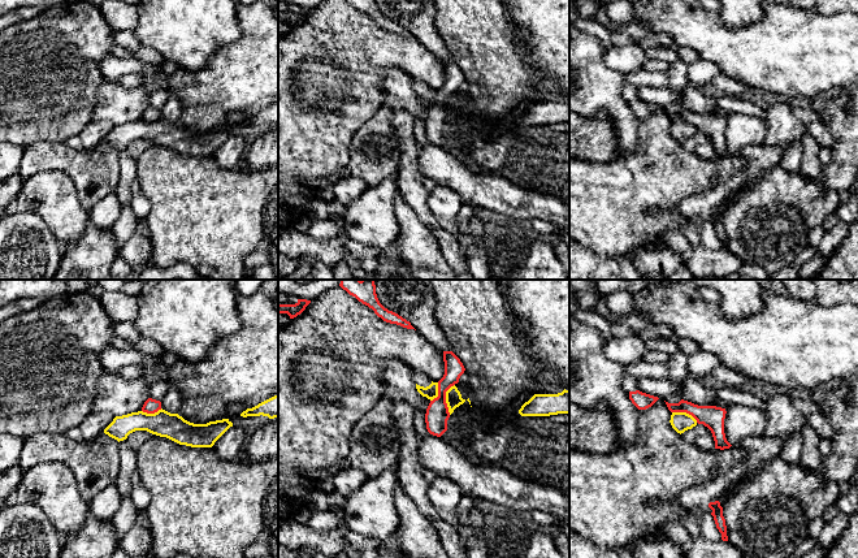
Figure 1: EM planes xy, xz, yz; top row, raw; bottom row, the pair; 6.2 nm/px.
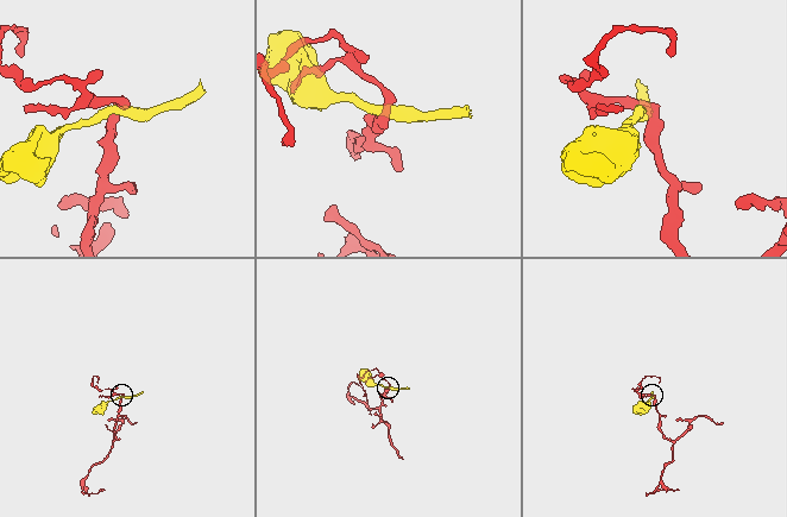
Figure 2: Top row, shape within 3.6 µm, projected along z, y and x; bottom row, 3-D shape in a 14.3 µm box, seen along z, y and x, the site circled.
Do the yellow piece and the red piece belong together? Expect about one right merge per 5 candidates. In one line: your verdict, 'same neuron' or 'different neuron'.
different neuron

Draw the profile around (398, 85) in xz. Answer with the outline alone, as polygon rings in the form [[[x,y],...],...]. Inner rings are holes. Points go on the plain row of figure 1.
[[[390,68],[384,78],[386,99],[391,104],[399,104],[415,120],[425,124],[430,108],[417,100],[412,81],[413,78],[400,68]]]

